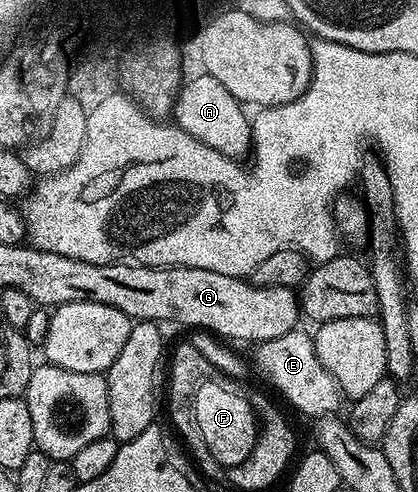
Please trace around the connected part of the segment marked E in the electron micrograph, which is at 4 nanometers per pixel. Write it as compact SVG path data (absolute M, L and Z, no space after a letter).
M293 330L289 334L281 334L281 338L266 340L260 344L255 344L255 356L253 355L253 364L256 369L267 375L267 380L300 412L303 416L315 416L322 418L324 416L335 416L338 408L345 403L345 397L341 386L321 366L321 358L317 358L315 349L315 337L310 331L299 332Z

